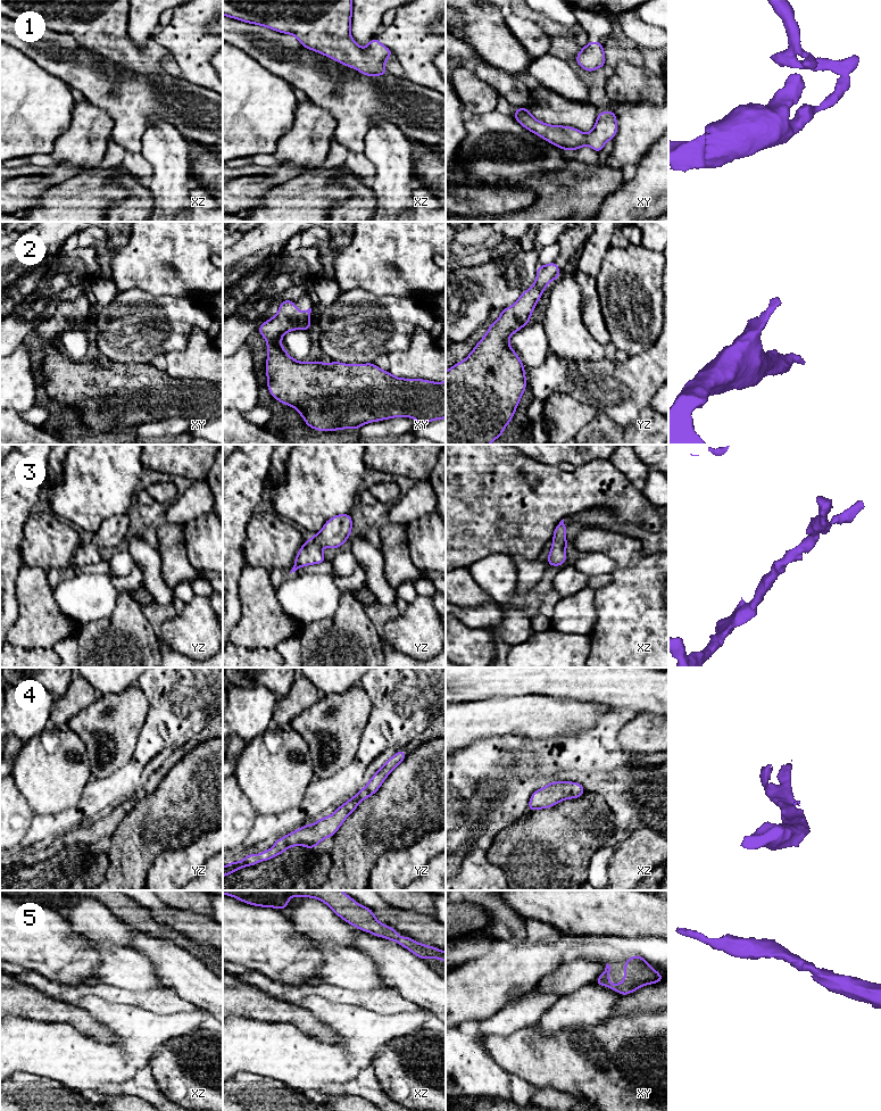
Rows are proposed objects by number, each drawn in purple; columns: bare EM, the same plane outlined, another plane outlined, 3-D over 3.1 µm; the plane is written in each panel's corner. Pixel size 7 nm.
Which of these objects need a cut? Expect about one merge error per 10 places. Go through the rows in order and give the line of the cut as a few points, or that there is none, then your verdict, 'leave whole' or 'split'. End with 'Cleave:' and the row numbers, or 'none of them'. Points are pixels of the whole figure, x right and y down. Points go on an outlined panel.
1: no cut; leave whole
2: no cut; leave whole
3: no cut; leave whole
4: no cut; leave whole
5: no cut; leave whole
Cleave: none of them

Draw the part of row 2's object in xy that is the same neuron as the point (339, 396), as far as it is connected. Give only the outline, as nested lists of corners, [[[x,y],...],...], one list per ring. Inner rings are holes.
[[[282,300],[277,314],[258,329],[267,342],[266,374],[271,395],[297,409],[309,428],[318,431],[359,429],[366,423],[397,416],[412,417],[418,425],[446,418],[446,381],[396,378],[373,363],[342,364],[332,360],[329,365],[294,360],[283,349],[281,339],[291,330],[309,330],[310,313],[311,308],[301,313],[293,300]]]

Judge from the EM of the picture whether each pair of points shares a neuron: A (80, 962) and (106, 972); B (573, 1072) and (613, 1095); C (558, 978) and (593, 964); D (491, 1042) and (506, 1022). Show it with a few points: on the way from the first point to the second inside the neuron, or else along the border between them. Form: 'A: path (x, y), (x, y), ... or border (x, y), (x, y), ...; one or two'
A: border (90, 943), (99, 955), (97, 970), (99, 978); two
B: path (583, 1072), (592, 1077), (603, 1087); one
C: path (567, 978), (584, 970); one
D: border (522, 1029), (506, 1036), (487, 1036), (480, 1043); two

